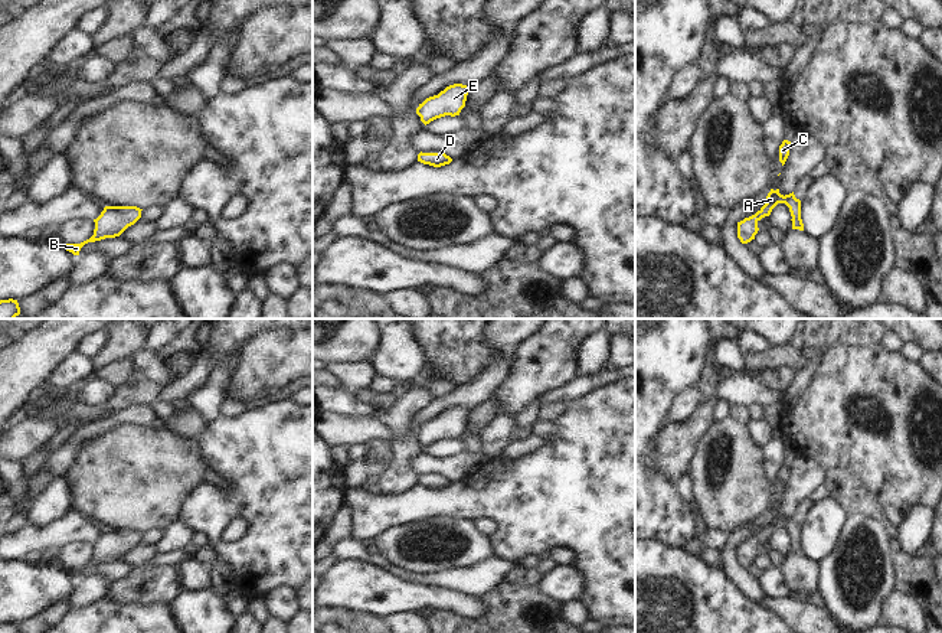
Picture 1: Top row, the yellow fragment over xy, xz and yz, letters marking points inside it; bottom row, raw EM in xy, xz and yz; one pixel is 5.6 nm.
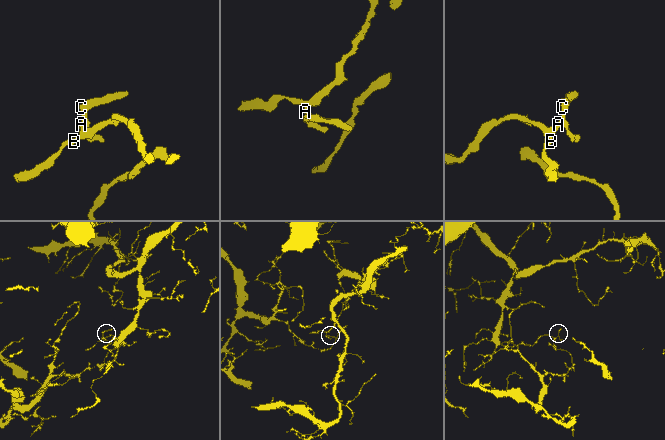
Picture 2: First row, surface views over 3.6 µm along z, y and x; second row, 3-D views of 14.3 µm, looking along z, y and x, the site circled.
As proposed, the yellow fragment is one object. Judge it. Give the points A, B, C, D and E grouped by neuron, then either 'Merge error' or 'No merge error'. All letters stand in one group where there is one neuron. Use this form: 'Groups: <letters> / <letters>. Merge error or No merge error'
Groups: A B C D E. No merge error.

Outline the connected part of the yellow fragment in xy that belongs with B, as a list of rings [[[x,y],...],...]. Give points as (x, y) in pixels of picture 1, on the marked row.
[[[105,206],[101,215],[94,219],[94,235],[81,244],[66,244],[65,249],[79,255],[81,248],[88,242],[120,236],[141,218],[141,211],[137,206]]]

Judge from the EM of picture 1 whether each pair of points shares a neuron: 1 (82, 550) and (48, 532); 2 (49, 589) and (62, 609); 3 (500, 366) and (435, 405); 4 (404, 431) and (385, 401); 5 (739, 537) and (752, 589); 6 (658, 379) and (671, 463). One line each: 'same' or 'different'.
1: different
2: different
3: same
4: different
5: same
6: different

